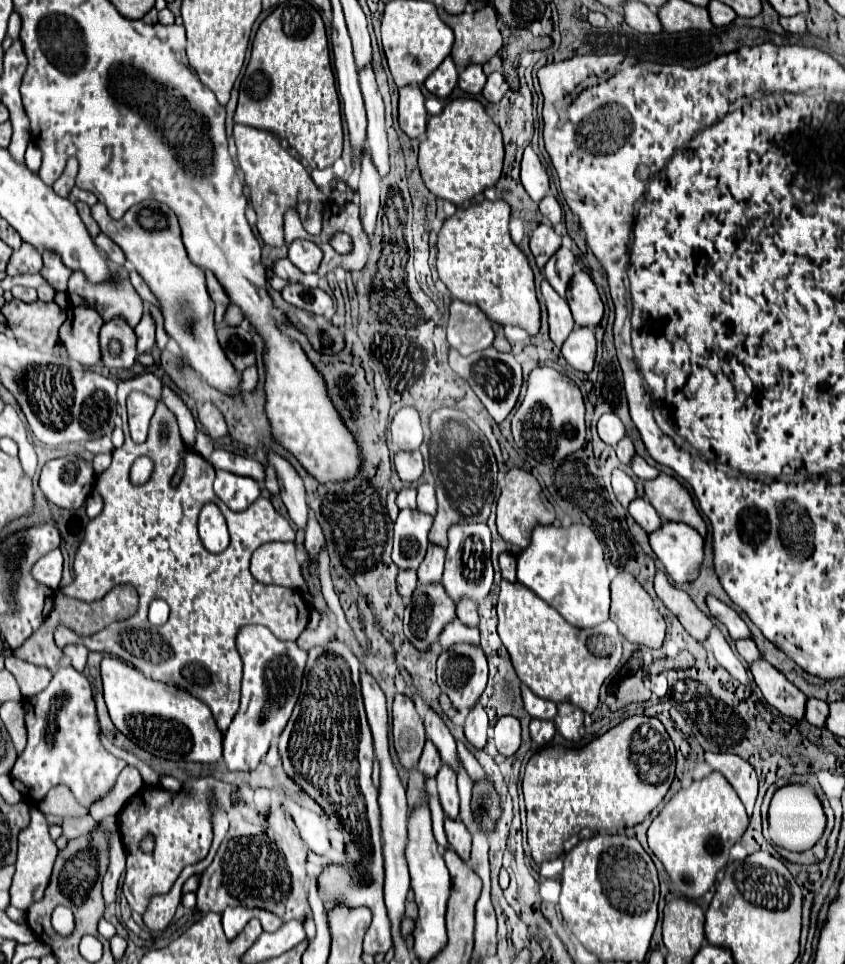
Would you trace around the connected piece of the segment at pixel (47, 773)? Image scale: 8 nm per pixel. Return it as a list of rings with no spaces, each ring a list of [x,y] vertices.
[[[60,666],[50,684],[42,692],[26,698],[26,702],[32,706],[34,718],[26,718],[28,744],[10,772],[14,788],[26,800],[40,802],[50,788],[64,784],[84,808],[90,808],[112,788],[126,766],[124,760],[112,756],[100,742],[92,684],[72,666]]]

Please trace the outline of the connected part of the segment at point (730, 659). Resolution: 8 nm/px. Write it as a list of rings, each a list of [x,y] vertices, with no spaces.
[[[714,628],[708,636],[708,646],[714,654],[714,658],[718,660],[718,664],[722,668],[726,668],[738,682],[748,684],[748,674],[746,674],[746,666],[740,662],[740,658],[732,652],[730,644],[726,642],[726,638],[722,636],[722,632],[718,628]]]

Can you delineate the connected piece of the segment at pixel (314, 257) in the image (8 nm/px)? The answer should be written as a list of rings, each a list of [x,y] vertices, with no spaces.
[[[294,240],[288,248],[288,258],[302,272],[316,272],[322,260],[322,250],[308,240]]]

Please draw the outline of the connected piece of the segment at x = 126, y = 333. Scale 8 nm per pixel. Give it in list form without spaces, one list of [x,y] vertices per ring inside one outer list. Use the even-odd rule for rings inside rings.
[[[116,318],[102,326],[100,330],[100,346],[106,348],[106,360],[104,364],[110,368],[132,368],[136,358],[136,334],[124,320]],[[110,342],[120,342],[120,352],[110,352]]]

